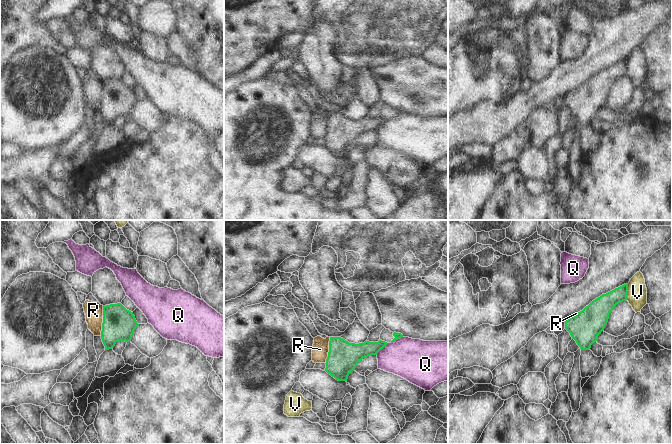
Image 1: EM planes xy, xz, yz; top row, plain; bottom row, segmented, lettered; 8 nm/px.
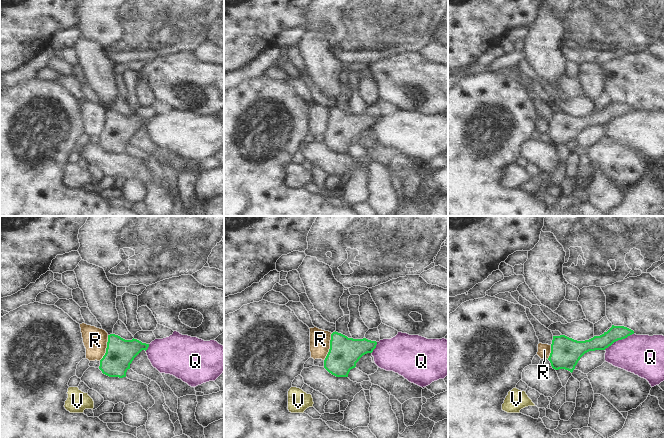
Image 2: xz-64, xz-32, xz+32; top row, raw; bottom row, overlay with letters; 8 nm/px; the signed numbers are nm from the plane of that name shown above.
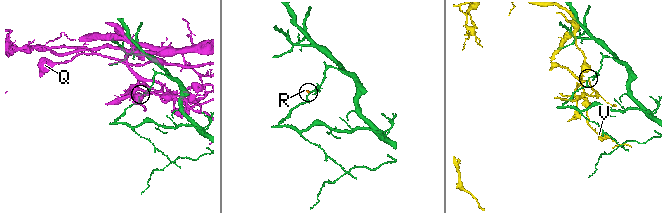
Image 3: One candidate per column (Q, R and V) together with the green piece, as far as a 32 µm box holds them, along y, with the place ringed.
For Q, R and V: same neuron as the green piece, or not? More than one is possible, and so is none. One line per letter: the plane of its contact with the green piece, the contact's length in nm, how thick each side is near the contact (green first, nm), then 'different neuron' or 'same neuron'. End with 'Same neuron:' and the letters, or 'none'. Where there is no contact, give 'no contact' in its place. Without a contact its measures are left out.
Q: meets green in xz; contact 140 nm long; 170 nm thick on the green side, 320 nm on the other; different neuron
R: meets green in xy; contact 240 nm long; 260 nm thick on the green side, 140 nm on the other; different neuron
V: meets green in yz; contact 130 nm long; 170 nm thick on the green side, 160 nm on the other; different neuron
Same neuron: none

